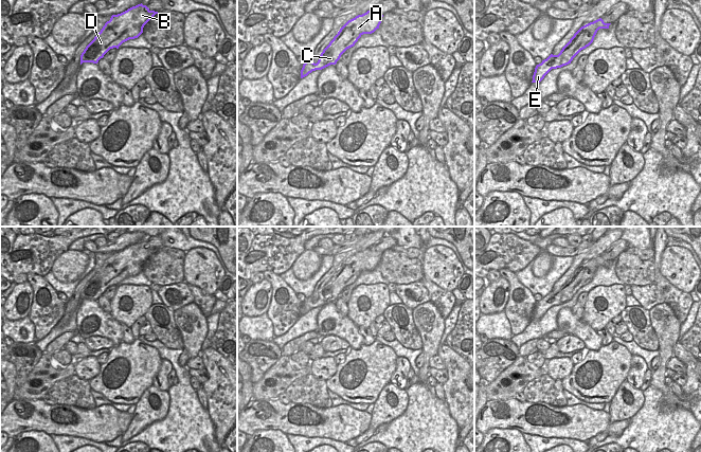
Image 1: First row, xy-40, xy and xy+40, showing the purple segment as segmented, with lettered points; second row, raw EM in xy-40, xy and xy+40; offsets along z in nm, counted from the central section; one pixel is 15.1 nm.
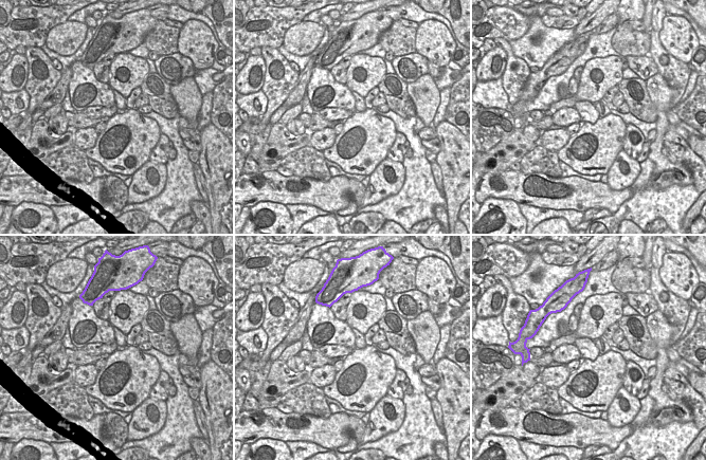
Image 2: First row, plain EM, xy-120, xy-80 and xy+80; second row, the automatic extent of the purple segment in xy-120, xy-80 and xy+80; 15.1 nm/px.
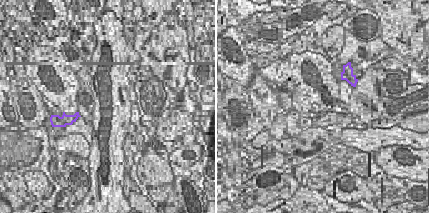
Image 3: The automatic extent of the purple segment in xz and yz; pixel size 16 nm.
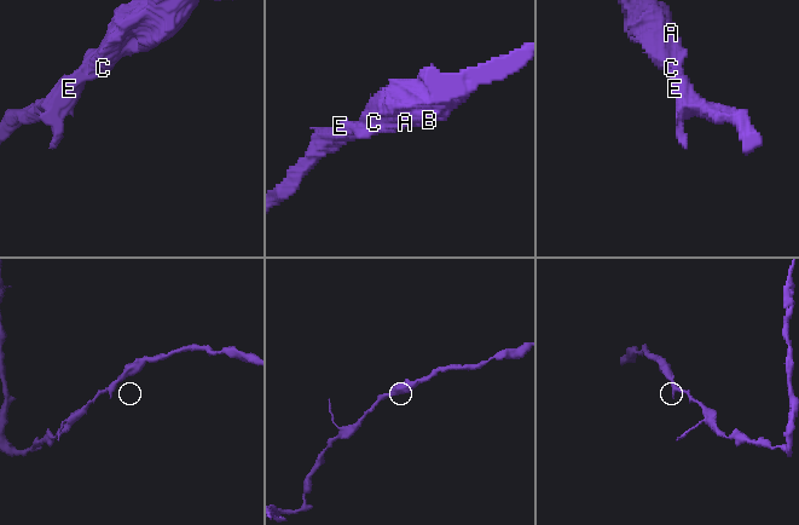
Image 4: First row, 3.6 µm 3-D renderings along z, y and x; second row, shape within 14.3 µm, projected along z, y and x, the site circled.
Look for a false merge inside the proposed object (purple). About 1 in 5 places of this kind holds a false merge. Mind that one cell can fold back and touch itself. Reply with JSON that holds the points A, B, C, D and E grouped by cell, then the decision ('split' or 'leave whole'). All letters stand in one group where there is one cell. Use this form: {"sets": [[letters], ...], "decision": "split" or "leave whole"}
{"sets": [["A", "B", "C", "D", "E"]], "decision": "leave whole"}

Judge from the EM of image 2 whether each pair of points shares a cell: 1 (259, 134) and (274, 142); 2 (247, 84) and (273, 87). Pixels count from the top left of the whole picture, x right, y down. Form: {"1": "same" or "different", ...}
{"1": "different", "2": "different"}

